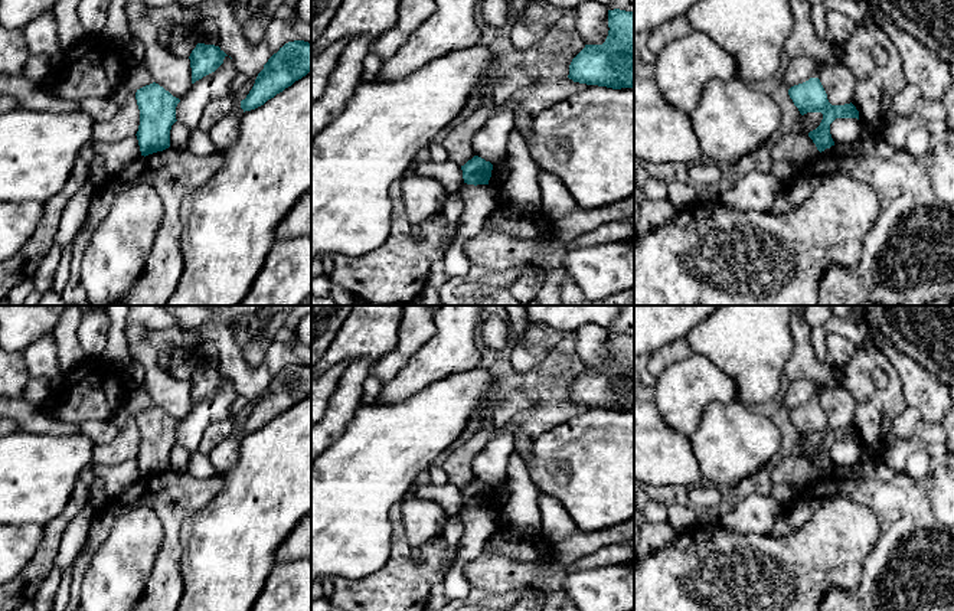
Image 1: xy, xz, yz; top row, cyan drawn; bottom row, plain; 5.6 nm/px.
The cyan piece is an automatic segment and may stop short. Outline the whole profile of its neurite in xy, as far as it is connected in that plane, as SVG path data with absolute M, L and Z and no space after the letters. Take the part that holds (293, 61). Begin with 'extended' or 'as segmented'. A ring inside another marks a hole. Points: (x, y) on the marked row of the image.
as segmented; M304 40L285 43L264 65L252 89L246 98L241 101L241 108L245 112L264 105L268 99L306 76L310 71L311 43Z

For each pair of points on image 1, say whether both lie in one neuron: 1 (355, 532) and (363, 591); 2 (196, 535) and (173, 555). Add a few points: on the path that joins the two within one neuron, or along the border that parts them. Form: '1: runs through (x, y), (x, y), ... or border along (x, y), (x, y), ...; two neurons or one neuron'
1: border along (389, 556), (376, 571), (360, 578), (330, 578); two neurons
2: border along (190, 515), (180, 528), (180, 575), (183, 581); two neurons

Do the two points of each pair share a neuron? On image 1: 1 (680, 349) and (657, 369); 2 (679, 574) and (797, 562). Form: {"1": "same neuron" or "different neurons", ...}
{"1": "same neuron", "2": "same neuron"}

